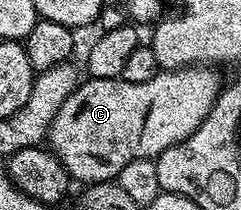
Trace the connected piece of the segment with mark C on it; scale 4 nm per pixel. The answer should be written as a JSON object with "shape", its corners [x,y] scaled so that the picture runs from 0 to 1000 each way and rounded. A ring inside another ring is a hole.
{"shape":[[[801,310],[788,319],[747,319],[730,338],[668,333],[639,367],[622,367],[622,386],[589,386],[560,395],[556,386],[523,386],[519,376],[386,376],[353,371],[332,410],[307,424],[307,443],[290,443],[290,462],[274,462],[274,481],[257,481],[257,519],[241,519],[241,557],[224,557],[216,614],[199,633],[195,676],[207,686],[216,733],[241,748],[241,767],[282,814],[286,838],[303,857],[315,852],[332,881],[378,881],[386,871],[440,871],[477,857],[490,824],[506,824],[506,800],[539,786],[539,767],[573,767],[577,757],[643,757],[689,710],[705,710],[705,690],[739,690],[772,652],[788,652],[788,633],[805,633],[805,614],[822,614],[822,595],[838,595],[838,576],[871,538],[871,519],[888,500],[888,481],[913,457],[921,429],[921,390],[913,395],[909,333],[884,329],[863,310]]]}

